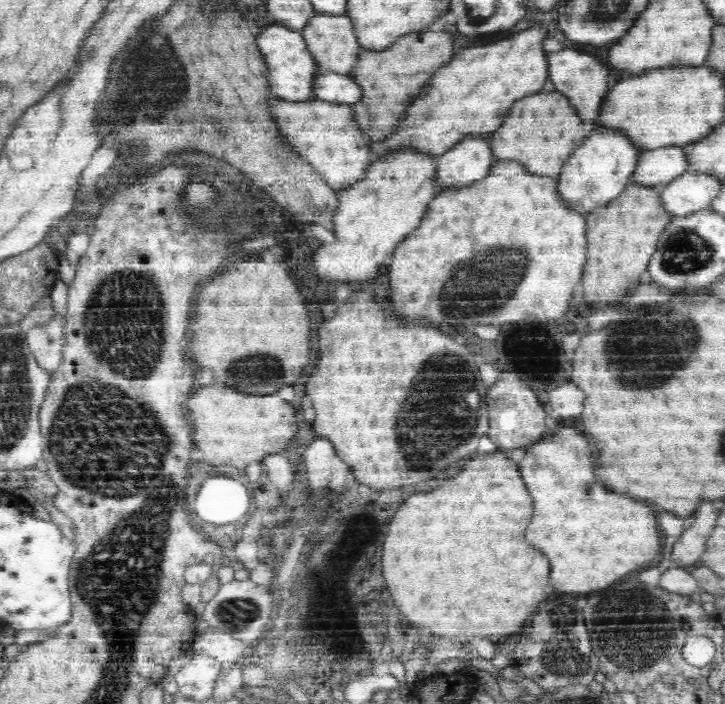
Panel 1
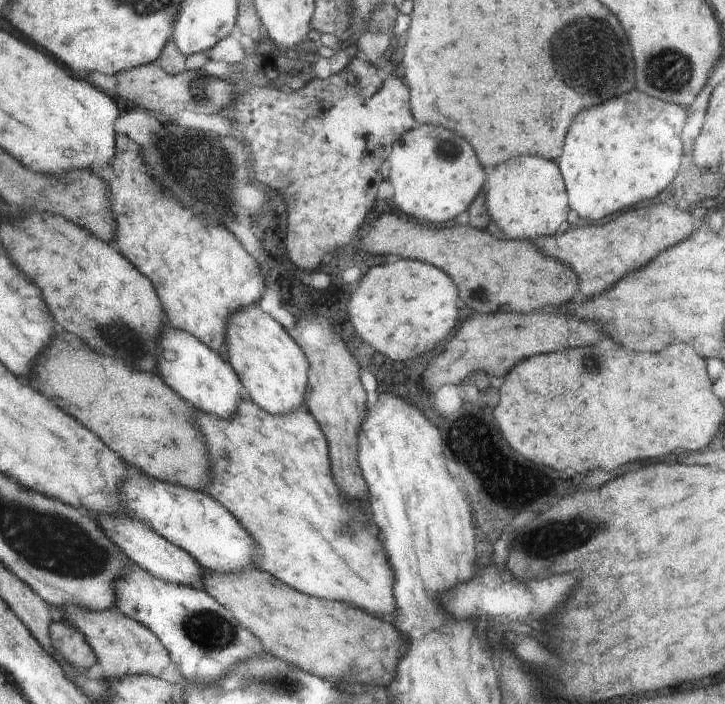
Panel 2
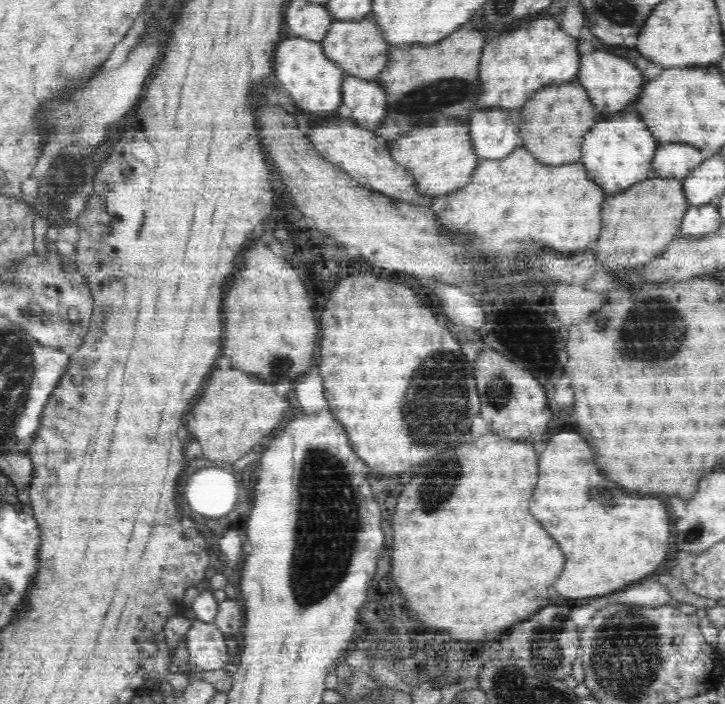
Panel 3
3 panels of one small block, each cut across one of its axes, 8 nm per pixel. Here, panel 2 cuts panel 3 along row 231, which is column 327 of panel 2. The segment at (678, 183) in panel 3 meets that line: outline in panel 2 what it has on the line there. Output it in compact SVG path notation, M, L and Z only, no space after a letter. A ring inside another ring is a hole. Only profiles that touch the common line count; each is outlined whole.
M258 567L245 572L222 573L205 572L202 578L202 588L212 595L223 607L227 607L234 618L249 630L263 645L263 652L280 658L294 666L320 678L346 680L350 684L380 684L388 686L394 680L396 666L400 658L408 652L410 640L396 630L394 624L384 622L372 614L366 614L344 602L326 602L296 590L274 575L260 570Z

